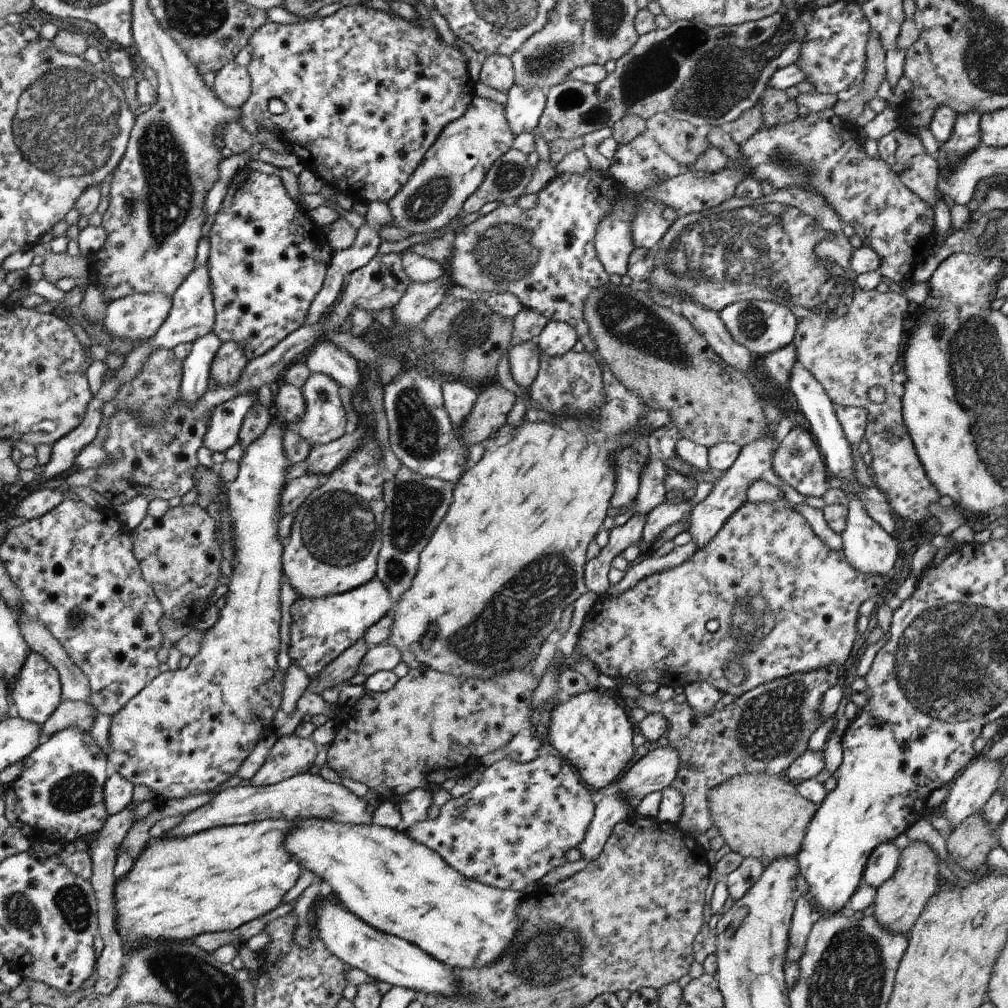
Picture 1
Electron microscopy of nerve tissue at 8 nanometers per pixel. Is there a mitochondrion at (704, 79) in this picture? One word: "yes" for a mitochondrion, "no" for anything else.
yes

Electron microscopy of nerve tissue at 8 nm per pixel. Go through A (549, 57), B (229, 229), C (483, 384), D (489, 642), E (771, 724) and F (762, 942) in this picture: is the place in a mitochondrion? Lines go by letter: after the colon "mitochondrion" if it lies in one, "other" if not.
A: mitochondrion
B: other
C: other
D: mitochondrion
E: mitochondrion
F: other

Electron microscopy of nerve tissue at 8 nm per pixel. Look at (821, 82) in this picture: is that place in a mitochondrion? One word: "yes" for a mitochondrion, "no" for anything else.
no

